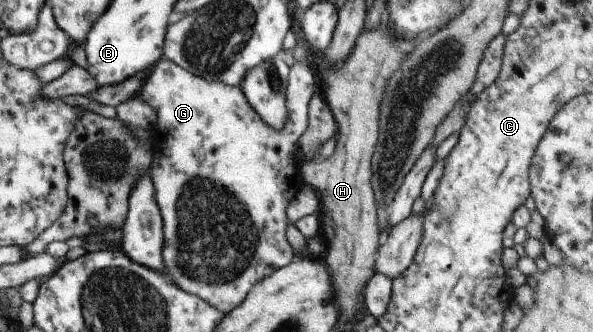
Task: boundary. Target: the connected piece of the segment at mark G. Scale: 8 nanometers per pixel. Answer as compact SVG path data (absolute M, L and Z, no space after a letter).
M166 58L154 64L138 92L156 112L156 124L150 129L153 156L149 172L163 226L164 272L180 290L207 302L223 315L236 308L256 282L288 266L294 257L285 236L286 207L304 184L296 162L300 159L297 142L306 127L309 100L319 86L305 62L290 66L287 84L284 102L288 118L280 130L266 126L258 118L240 87L216 80L206 82Z

